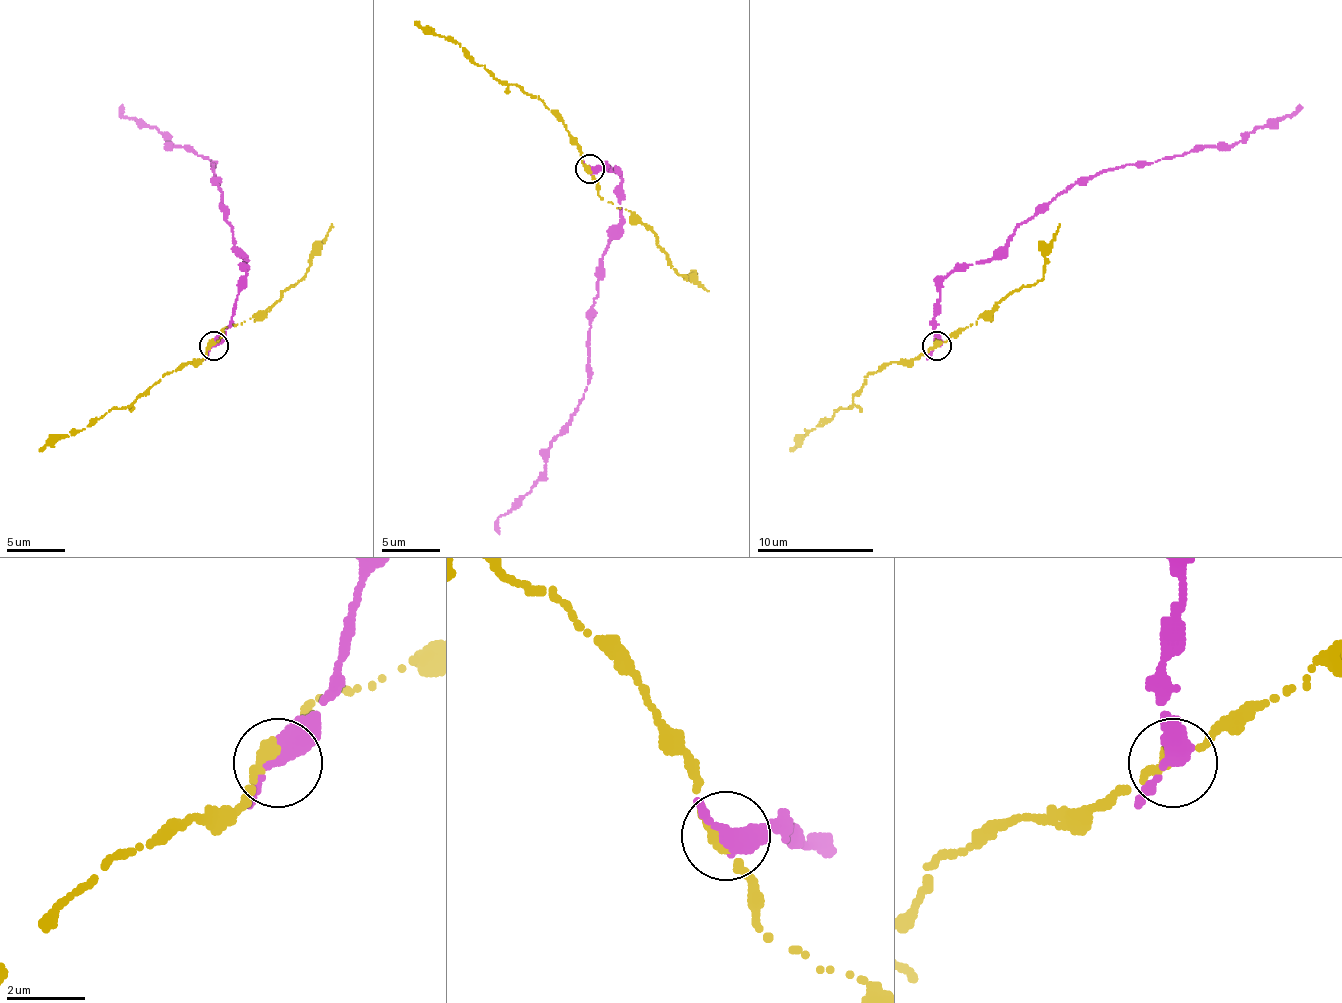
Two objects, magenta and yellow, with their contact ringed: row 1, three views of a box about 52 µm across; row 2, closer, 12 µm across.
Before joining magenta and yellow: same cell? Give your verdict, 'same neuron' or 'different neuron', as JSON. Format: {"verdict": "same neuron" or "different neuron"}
{"verdict": "different neuron"}

